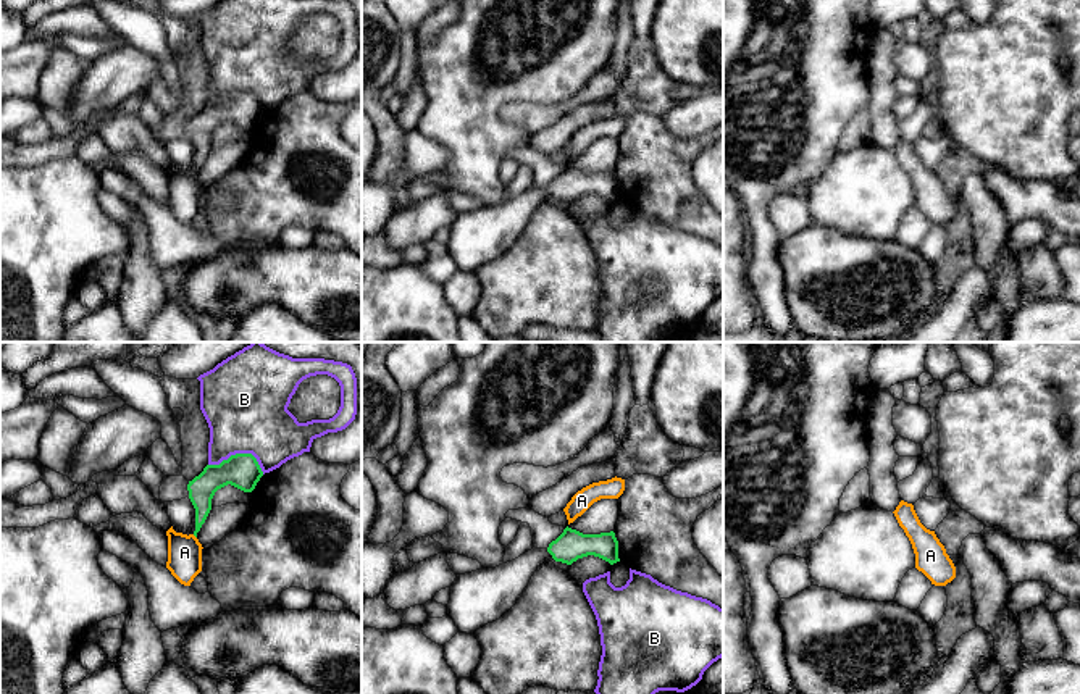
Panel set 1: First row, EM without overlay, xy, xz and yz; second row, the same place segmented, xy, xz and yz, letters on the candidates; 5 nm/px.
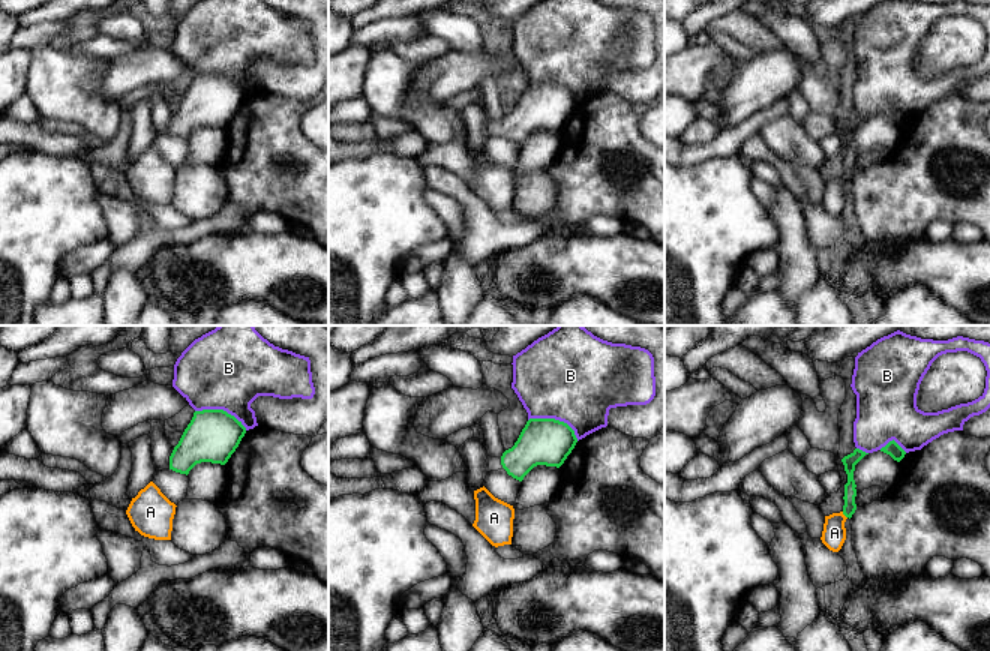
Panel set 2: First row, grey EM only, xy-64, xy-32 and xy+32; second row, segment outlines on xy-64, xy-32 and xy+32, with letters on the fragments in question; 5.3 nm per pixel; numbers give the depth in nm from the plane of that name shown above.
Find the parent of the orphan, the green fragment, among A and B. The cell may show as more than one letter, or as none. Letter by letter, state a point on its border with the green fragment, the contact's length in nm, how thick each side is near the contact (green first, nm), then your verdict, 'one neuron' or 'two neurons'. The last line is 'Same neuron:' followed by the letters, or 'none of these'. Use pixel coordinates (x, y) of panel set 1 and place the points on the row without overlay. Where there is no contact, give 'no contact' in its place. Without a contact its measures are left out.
A: no contact | two neurons
B: xy (239, 92) | 280 nm | 170/420 nm | two neurons
Same neuron: none of these

